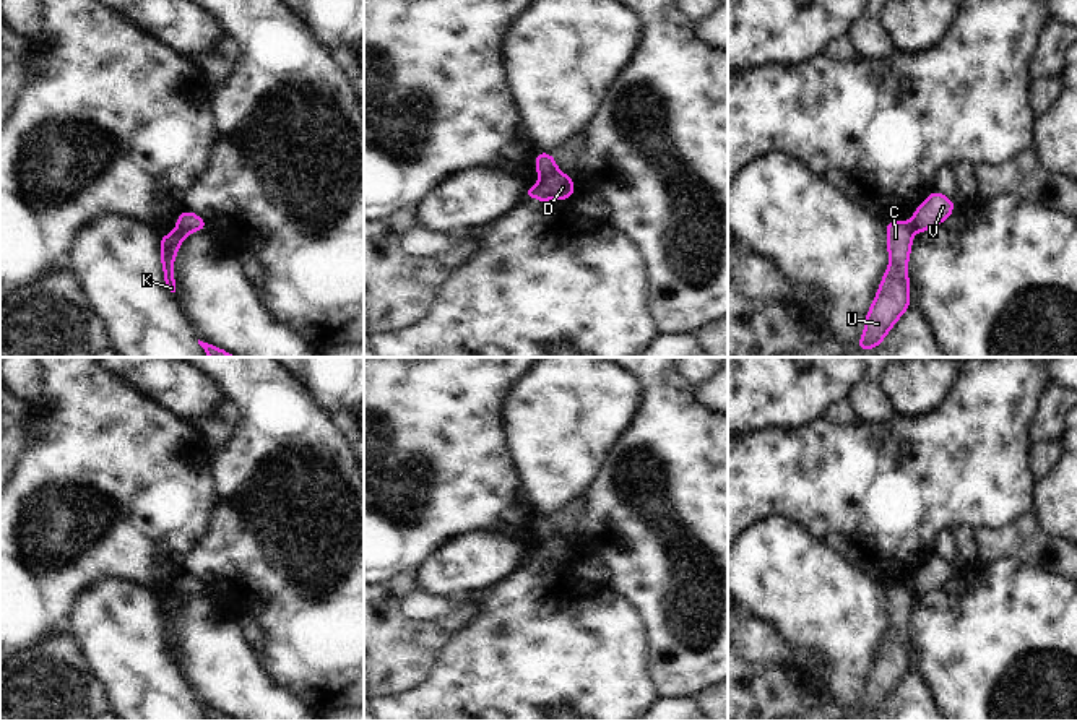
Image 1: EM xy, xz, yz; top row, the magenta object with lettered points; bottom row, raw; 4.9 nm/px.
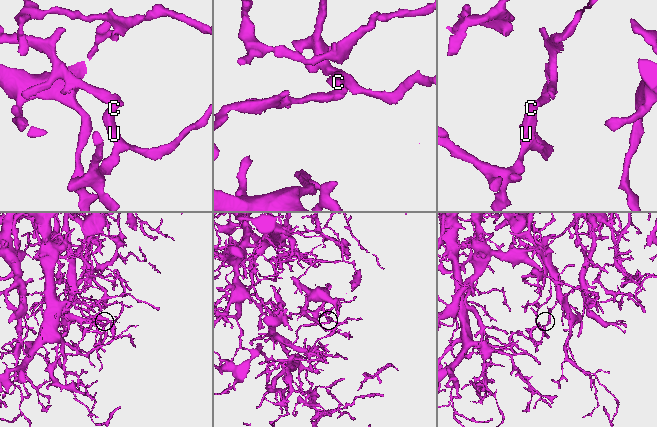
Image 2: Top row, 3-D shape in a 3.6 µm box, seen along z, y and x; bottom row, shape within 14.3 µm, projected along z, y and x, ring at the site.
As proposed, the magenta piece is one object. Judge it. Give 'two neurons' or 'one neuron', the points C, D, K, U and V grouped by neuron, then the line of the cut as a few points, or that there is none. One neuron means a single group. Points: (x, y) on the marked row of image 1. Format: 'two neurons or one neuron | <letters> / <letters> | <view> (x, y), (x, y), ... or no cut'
two neurons | C K U / D V | xz (557, 169), (540, 177)

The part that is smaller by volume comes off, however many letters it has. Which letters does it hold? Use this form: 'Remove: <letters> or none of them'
Remove: C, K, U

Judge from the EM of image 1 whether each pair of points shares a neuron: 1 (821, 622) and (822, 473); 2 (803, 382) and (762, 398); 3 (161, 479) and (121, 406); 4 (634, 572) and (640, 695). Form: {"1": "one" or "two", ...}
{"1": "two", "2": "one", "3": "one", "4": "two"}

